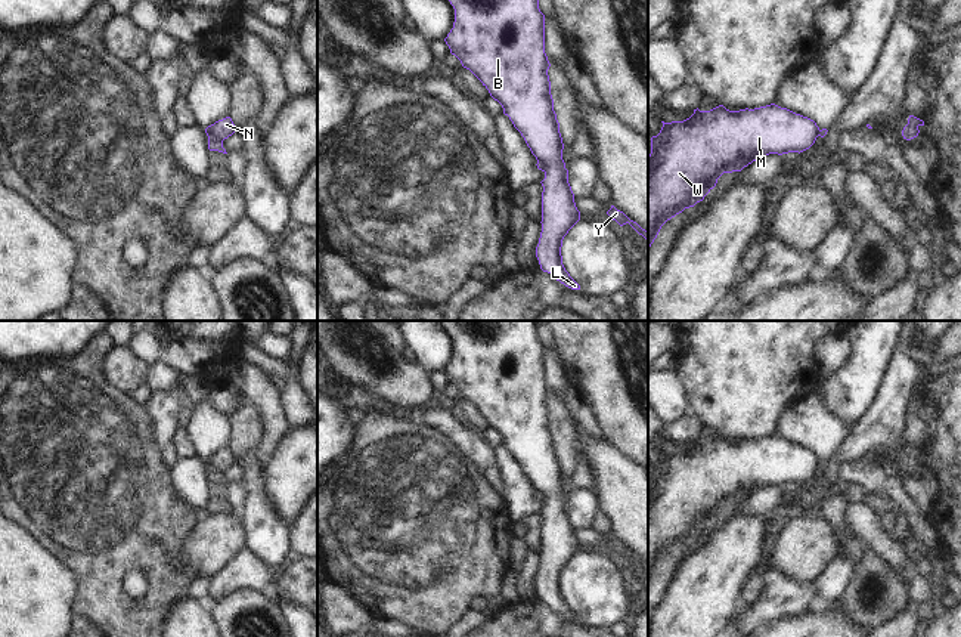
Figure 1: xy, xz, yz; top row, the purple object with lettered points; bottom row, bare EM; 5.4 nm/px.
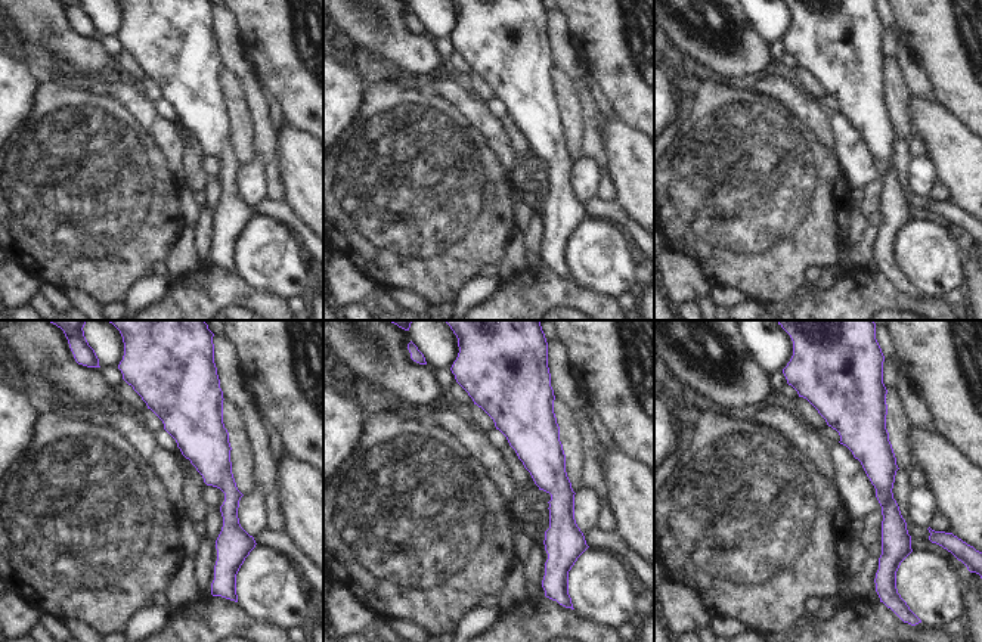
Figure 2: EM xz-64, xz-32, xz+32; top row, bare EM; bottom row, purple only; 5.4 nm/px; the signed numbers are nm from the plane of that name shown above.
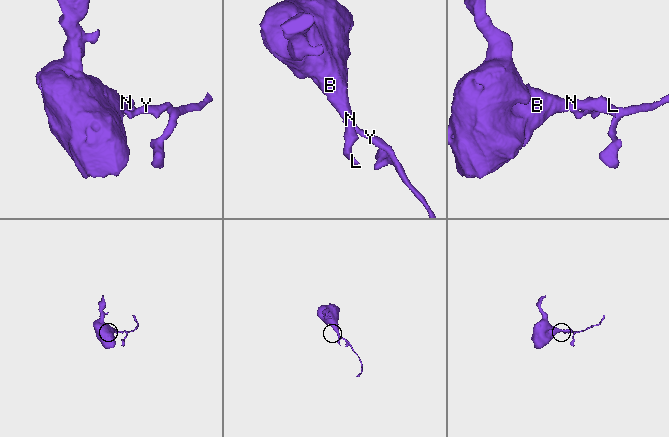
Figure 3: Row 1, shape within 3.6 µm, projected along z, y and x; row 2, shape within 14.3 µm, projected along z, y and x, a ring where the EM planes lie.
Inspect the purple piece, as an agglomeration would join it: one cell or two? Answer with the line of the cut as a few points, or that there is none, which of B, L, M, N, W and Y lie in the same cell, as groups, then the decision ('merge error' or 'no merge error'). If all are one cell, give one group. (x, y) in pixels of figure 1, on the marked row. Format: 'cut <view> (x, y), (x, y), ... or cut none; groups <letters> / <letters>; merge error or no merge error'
cut xy (208, 136), (222, 142); groups B L M N W / Y; merge error

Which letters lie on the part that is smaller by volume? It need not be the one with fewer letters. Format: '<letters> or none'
Y

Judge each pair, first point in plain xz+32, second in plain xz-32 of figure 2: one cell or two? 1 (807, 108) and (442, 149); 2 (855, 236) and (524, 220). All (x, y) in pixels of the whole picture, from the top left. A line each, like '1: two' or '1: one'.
1: two
2: one

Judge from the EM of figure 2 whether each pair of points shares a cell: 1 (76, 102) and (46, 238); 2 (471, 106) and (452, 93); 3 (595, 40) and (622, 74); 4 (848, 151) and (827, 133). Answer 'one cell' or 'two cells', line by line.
1: one cell
2: one cell
3: one cell
4: two cells

